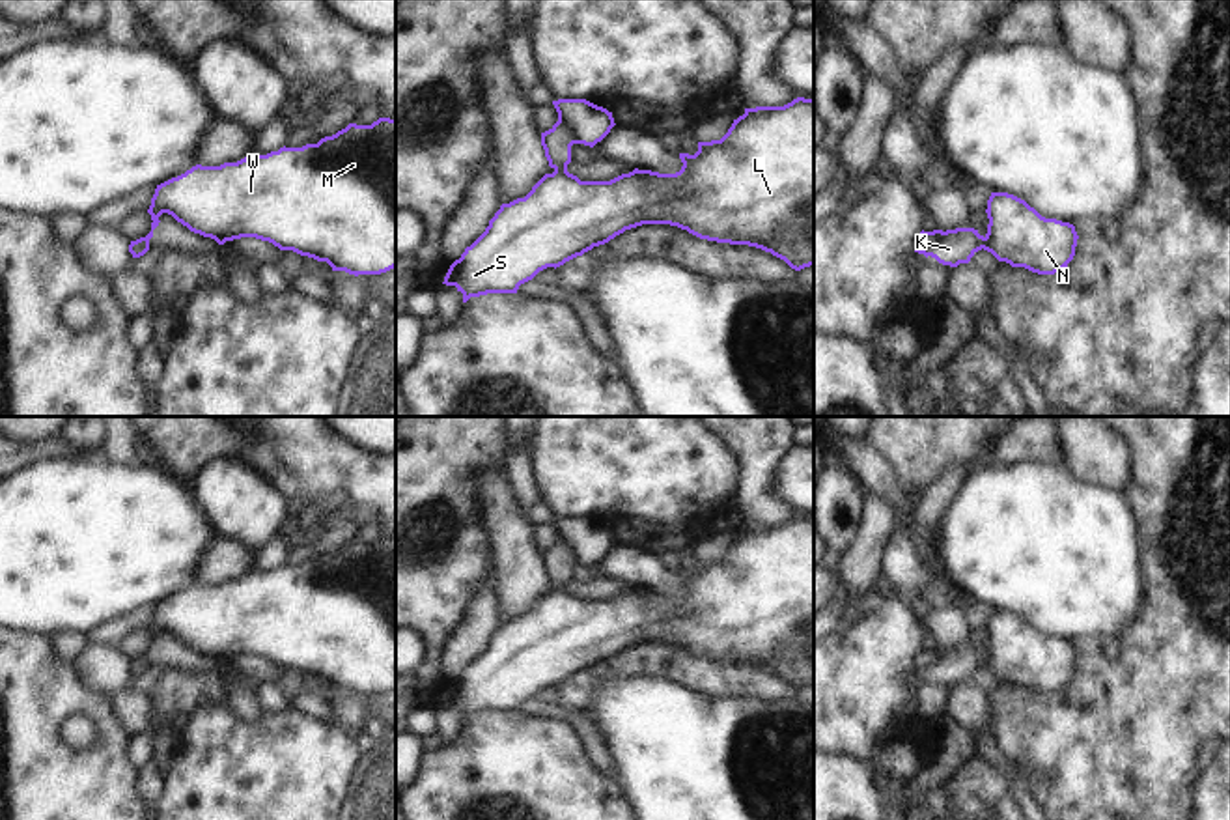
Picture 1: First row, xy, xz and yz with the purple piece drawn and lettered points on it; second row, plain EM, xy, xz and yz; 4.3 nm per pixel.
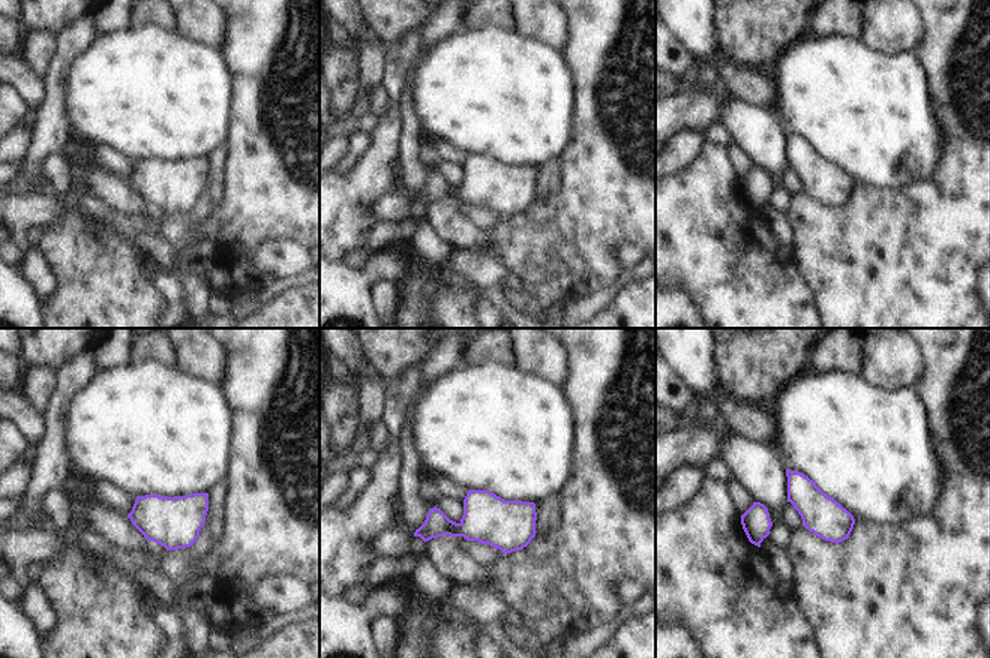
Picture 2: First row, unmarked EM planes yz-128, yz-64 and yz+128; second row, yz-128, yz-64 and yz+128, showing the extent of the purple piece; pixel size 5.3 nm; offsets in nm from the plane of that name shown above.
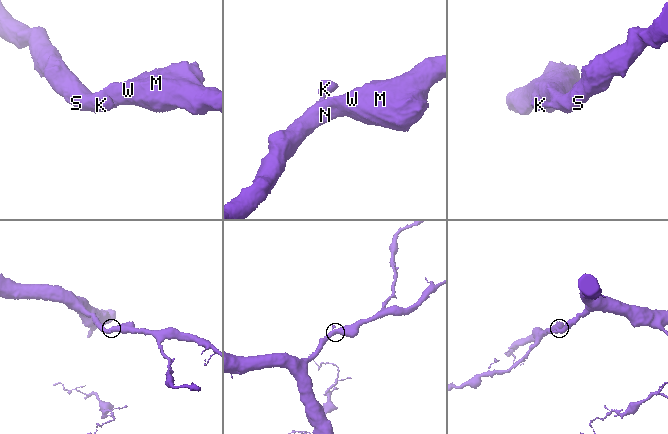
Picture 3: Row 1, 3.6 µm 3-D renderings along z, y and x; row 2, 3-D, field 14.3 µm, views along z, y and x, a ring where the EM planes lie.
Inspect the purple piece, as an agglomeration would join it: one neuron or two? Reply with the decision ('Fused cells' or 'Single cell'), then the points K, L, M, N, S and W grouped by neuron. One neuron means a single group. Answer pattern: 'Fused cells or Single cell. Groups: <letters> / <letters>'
Single cell. Groups: K L M N S W.

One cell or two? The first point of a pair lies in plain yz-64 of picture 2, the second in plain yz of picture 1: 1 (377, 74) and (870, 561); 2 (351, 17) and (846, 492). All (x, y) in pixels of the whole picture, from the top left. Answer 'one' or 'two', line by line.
1: one
2: two

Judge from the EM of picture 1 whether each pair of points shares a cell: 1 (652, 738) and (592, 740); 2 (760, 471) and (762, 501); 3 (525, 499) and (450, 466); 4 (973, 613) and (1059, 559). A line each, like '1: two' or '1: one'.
1: two
2: one
3: two
4: two

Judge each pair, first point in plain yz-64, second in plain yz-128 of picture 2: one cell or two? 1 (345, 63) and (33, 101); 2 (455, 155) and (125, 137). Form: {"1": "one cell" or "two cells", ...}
{"1": "two cells", "2": "two cells"}

